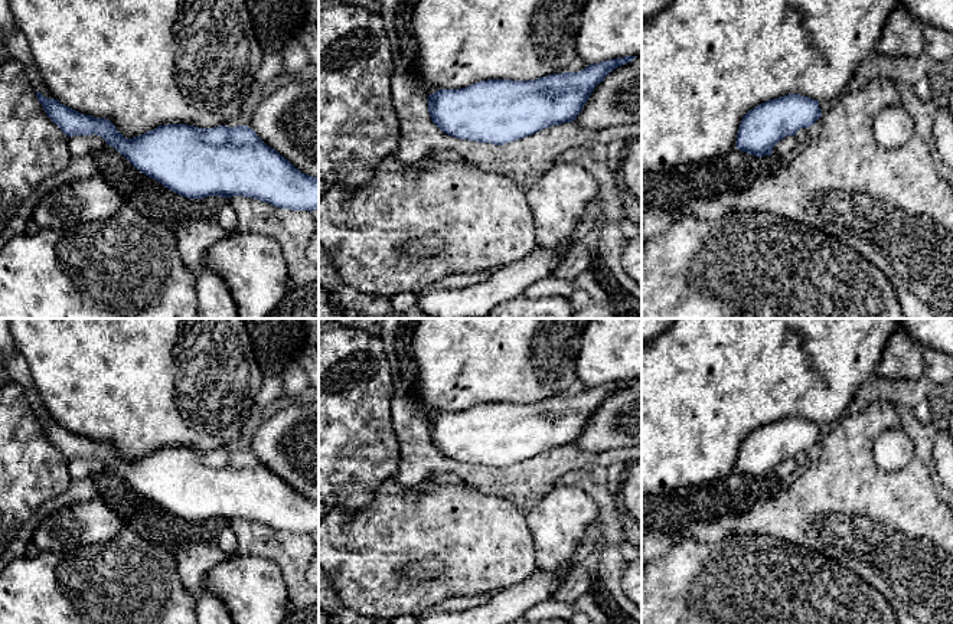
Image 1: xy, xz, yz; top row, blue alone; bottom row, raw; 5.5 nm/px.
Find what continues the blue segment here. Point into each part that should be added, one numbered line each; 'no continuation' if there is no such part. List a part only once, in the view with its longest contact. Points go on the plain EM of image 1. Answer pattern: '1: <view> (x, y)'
no continuation

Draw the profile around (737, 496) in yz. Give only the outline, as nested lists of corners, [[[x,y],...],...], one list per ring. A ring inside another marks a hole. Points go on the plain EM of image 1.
[[[734,470],[728,477],[702,487],[642,497],[642,536],[649,530],[675,533],[715,516],[744,513],[758,500],[770,499],[784,484],[755,480]]]

